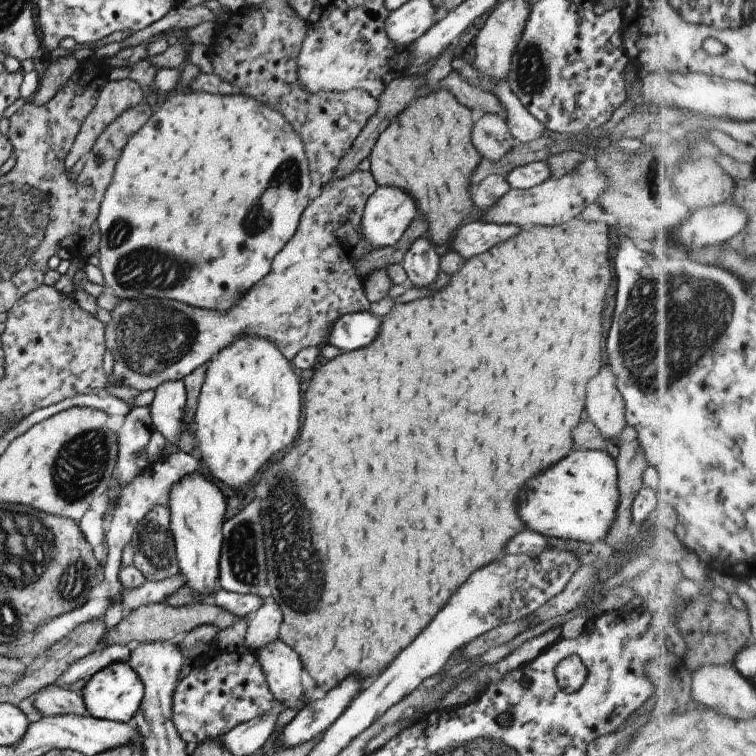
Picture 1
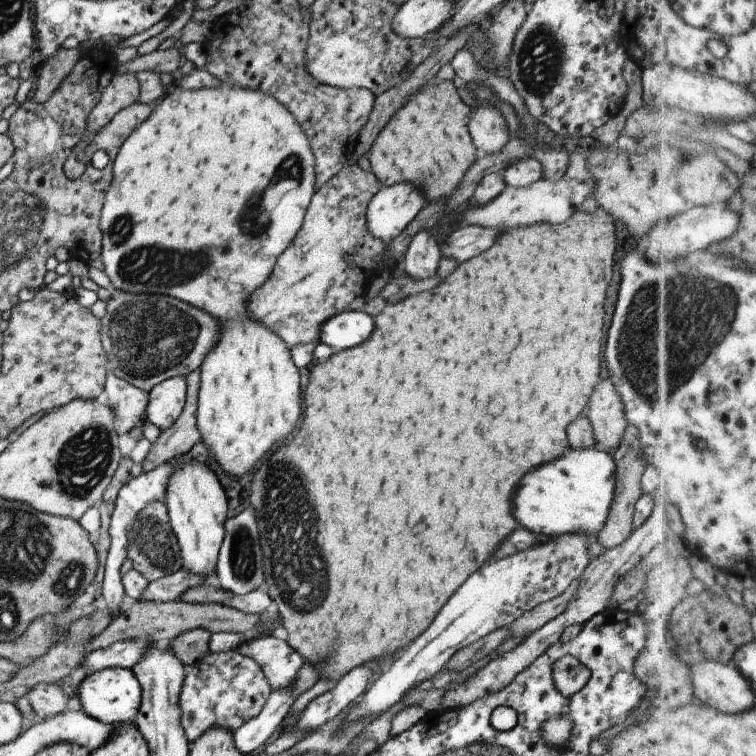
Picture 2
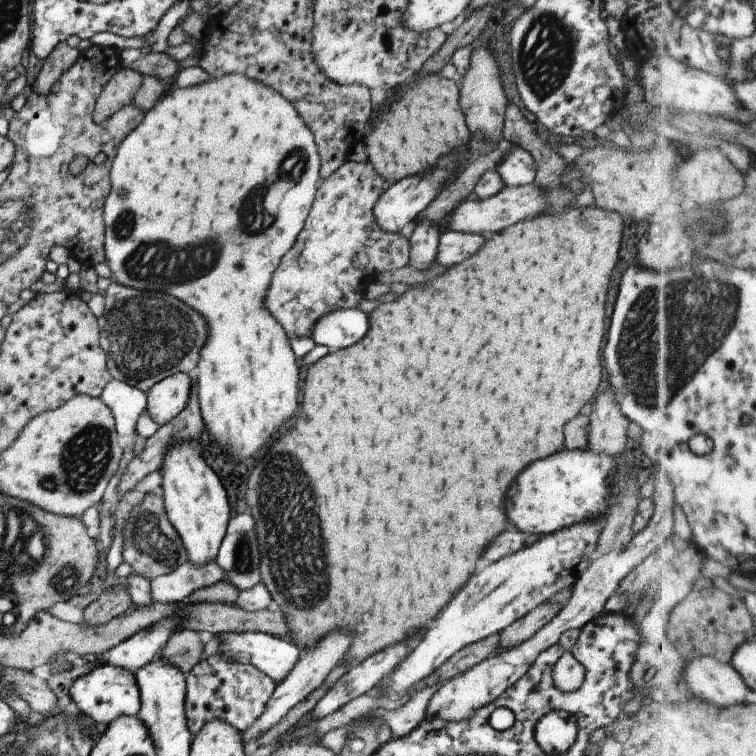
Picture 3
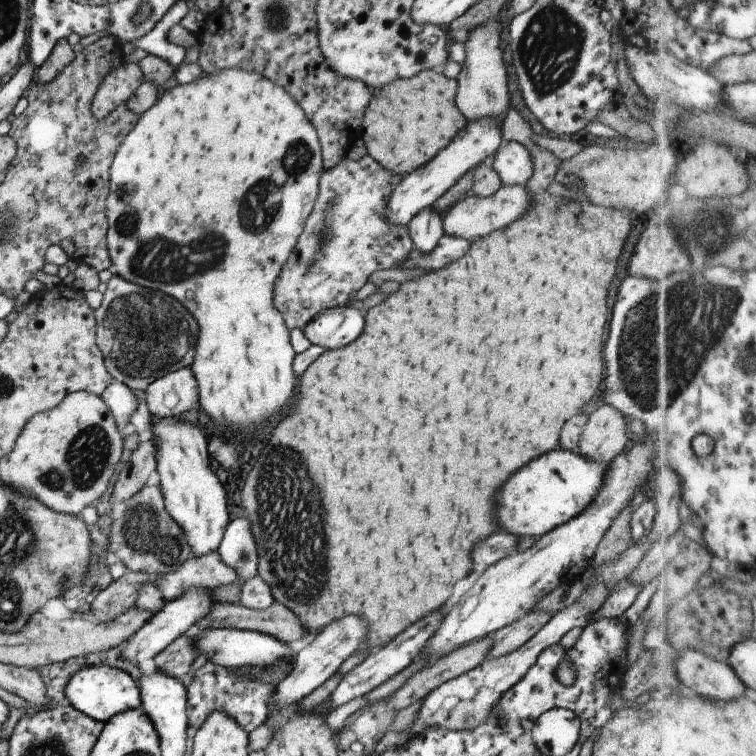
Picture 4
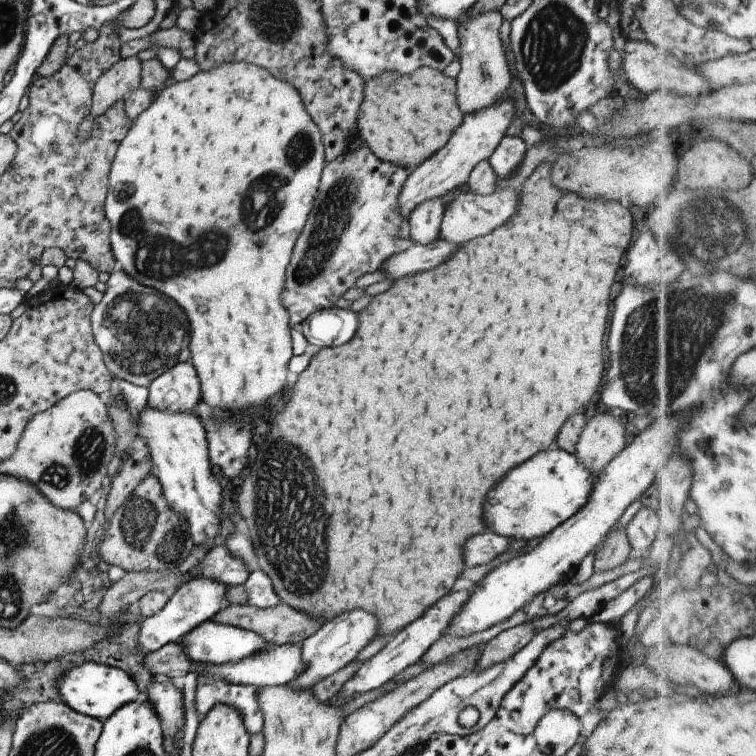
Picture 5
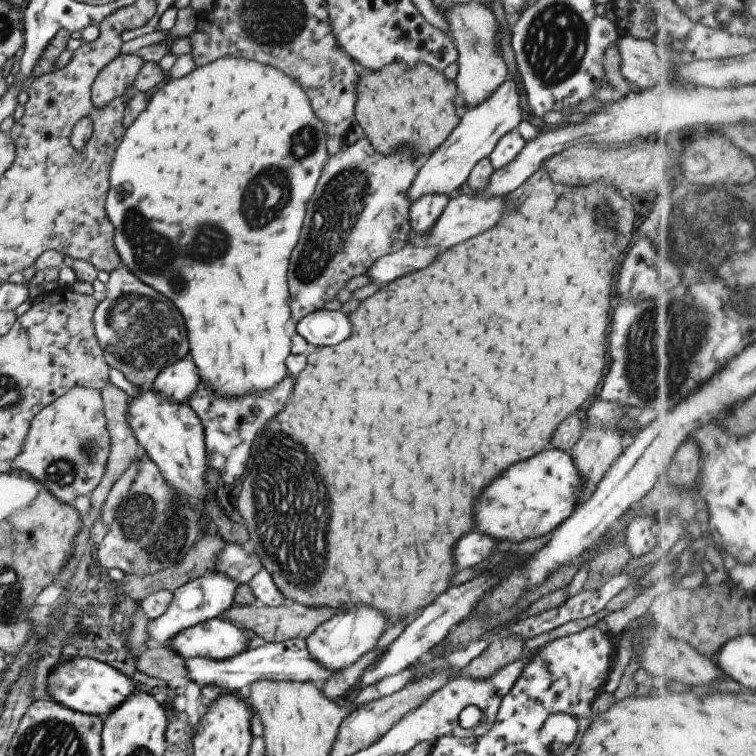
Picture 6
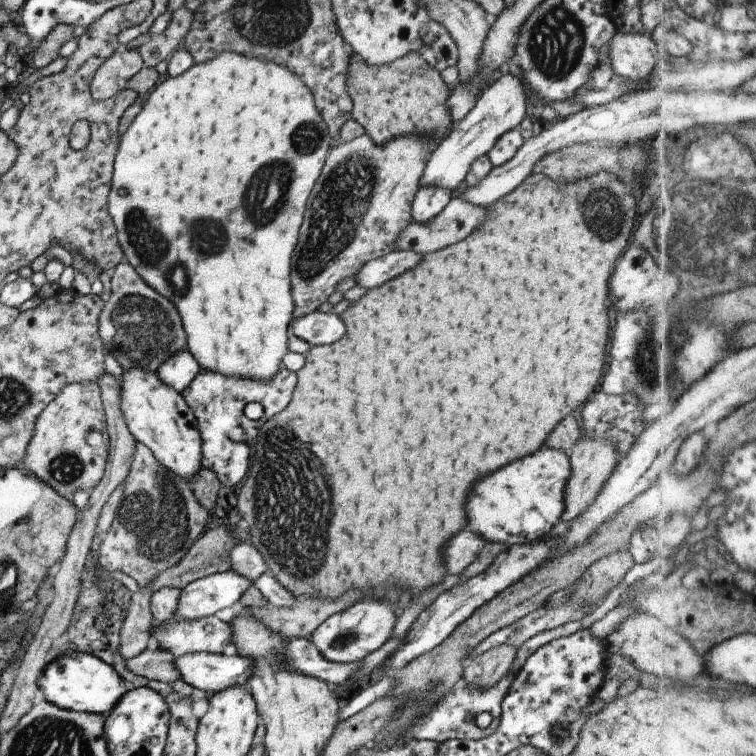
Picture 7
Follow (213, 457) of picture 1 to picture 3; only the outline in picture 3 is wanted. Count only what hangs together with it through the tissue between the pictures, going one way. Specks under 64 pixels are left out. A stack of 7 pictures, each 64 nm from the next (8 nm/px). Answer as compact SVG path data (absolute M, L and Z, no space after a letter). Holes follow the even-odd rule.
M229 73L222 78L210 78L198 86L178 87L176 90L164 93L156 104L145 112L140 124L120 143L116 156L111 162L110 182L111 189L104 201L104 224L106 224L104 250L112 279L118 284L143 292L160 290L170 292L172 296L180 298L182 302L198 310L202 316L206 316L208 340L200 350L200 358L198 358L194 373L200 416L204 420L208 434L218 442L224 454L234 462L242 462L254 456L258 450L262 450L264 444L272 438L272 434L282 432L297 415L299 408L300 386L298 382L303 378L304 372L298 366L286 330L266 310L264 302L266 302L270 280L276 268L280 266L282 257L294 246L296 237L304 228L321 182L320 156L316 140L314 140L314 132L302 120L294 104L290 104L290 100L286 100L274 88L268 88L266 84L259 83L258 80L250 80L246 76Z

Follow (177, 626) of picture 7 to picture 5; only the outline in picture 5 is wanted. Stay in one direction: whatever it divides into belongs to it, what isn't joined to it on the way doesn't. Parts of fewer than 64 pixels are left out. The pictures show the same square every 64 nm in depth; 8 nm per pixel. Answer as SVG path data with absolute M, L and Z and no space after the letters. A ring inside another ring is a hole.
M213 619L203 622L193 628L188 634L184 634L178 642L186 656L193 661L199 661L205 664L224 664L226 662L240 662L246 656L252 656L256 652L262 652L270 648L270 642L266 642L255 632L230 626L230 624L218 624Z

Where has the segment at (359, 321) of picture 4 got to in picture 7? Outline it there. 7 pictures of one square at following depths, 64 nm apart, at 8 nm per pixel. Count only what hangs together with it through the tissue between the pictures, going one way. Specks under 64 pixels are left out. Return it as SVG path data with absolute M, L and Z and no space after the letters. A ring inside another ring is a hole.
M314 311L295 319L292 326L294 336L314 346L332 344L340 340L346 332L346 326L340 315L331 312Z

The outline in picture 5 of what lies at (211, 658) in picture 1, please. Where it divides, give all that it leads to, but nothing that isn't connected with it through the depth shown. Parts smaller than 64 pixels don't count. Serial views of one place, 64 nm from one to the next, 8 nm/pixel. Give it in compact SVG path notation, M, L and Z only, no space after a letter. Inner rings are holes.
M197 674L194 706L200 720L214 708L214 704L226 704L240 712L242 720L251 735L263 730L262 709L258 706L258 687L244 684L230 684L222 678Z

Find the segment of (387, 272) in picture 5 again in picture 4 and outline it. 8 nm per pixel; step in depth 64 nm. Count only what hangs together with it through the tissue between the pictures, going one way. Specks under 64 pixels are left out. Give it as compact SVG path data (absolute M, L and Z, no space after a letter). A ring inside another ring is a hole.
M443 234L436 246L432 248L432 252L424 254L418 248L414 248L408 258L406 258L406 262L400 264L400 268L414 268L414 266L428 268L428 270L444 268L446 264L452 264L454 260L462 258L468 250L470 250L470 242L468 240Z

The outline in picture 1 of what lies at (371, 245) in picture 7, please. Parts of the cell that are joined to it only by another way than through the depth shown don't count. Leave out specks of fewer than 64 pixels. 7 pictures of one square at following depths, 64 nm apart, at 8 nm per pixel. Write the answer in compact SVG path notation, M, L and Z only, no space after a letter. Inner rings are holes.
M371 171L350 172L348 176L332 177L321 189L322 193L312 199L304 209L300 226L286 246L274 257L270 272L258 284L254 284L240 302L226 310L192 308L174 300L154 300L154 298L120 298L119 304L110 312L111 320L105 324L105 345L114 359L110 382L116 386L130 386L139 392L155 390L160 384L182 380L193 370L204 366L222 348L230 346L241 336L262 336L272 340L286 360L294 365L294 358L302 349L319 347L328 343L330 324L352 312L364 312L370 308L364 281L358 261L374 250L370 242L362 236L362 213L366 201L378 190L378 184Z

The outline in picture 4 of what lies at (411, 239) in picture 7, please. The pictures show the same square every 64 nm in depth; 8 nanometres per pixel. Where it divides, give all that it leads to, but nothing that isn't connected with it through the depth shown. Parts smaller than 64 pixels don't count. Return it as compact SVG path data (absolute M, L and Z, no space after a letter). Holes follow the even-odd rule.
M502 185L494 194L487 197L469 193L448 208L448 214L443 220L443 231L448 236L466 238L466 240L482 238L494 230L506 228L510 222L526 214L530 206L532 206L532 196L525 185Z

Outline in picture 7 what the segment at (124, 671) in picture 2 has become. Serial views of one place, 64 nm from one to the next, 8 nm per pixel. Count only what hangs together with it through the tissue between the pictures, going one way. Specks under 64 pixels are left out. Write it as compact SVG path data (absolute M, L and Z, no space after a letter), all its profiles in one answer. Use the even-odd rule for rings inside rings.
M68 649L62 656L44 666L37 685L45 700L54 703L58 708L106 716L126 692L122 679L112 666L94 654Z

